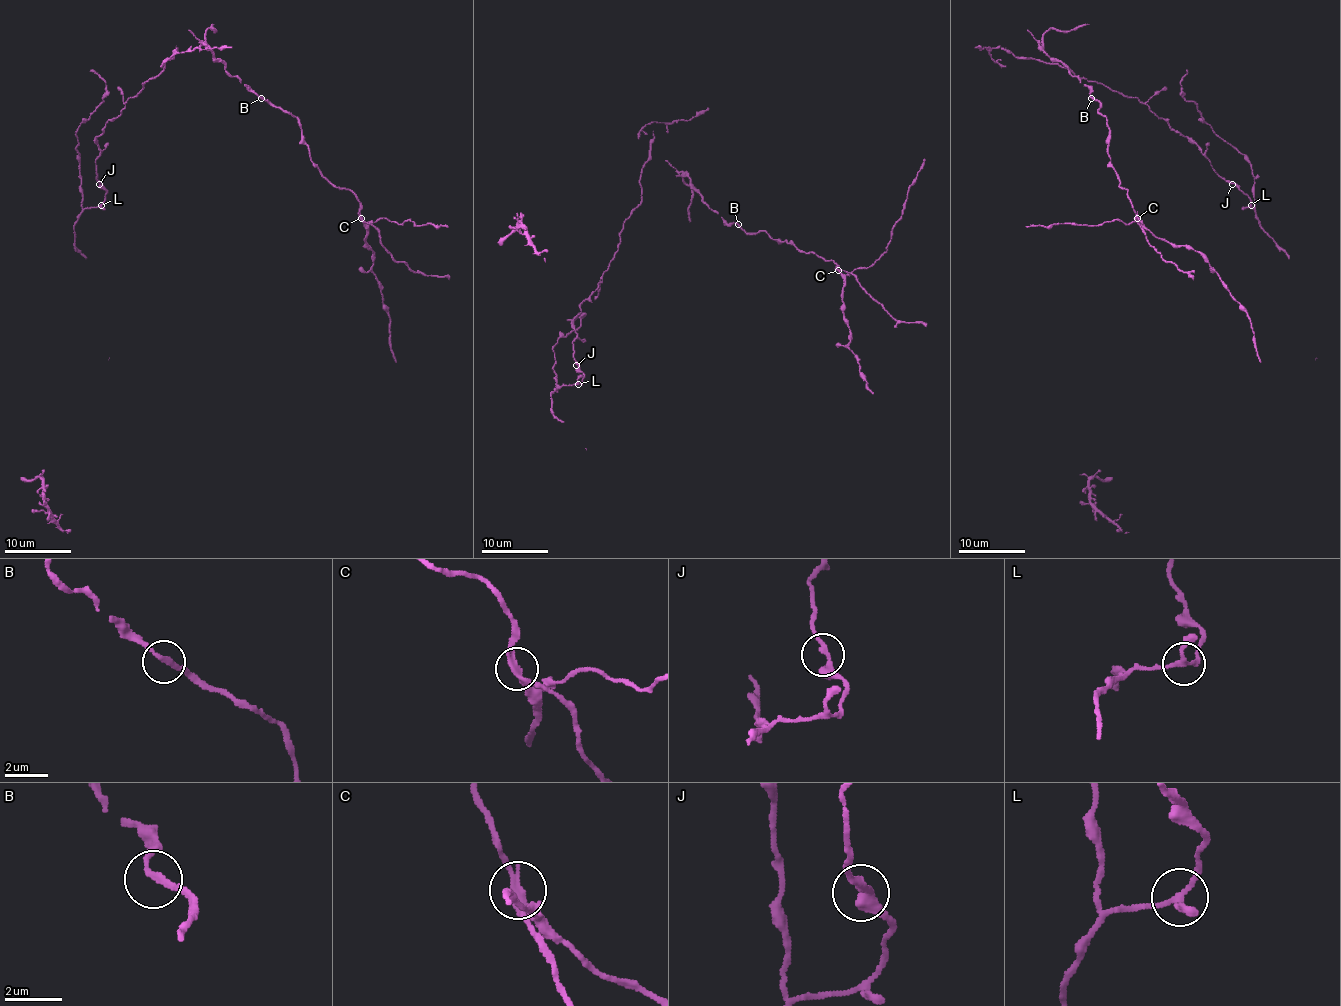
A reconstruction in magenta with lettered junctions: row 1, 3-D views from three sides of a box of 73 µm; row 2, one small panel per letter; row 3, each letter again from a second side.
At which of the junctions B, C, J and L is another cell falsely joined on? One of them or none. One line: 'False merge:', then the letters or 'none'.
False merge: C

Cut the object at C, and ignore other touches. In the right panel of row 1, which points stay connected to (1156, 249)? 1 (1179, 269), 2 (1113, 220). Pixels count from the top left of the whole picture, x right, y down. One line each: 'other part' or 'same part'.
1: same part
2: other part

